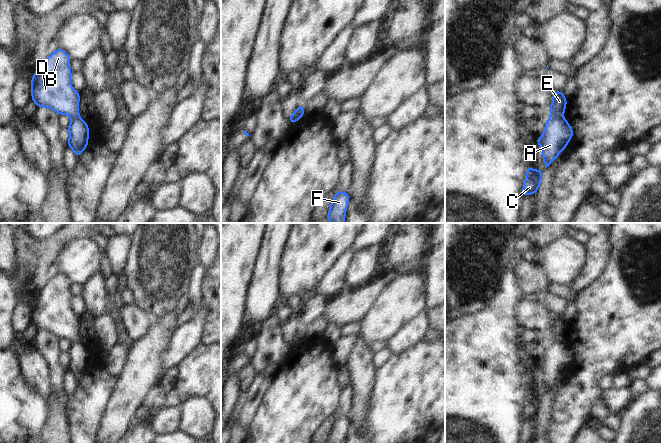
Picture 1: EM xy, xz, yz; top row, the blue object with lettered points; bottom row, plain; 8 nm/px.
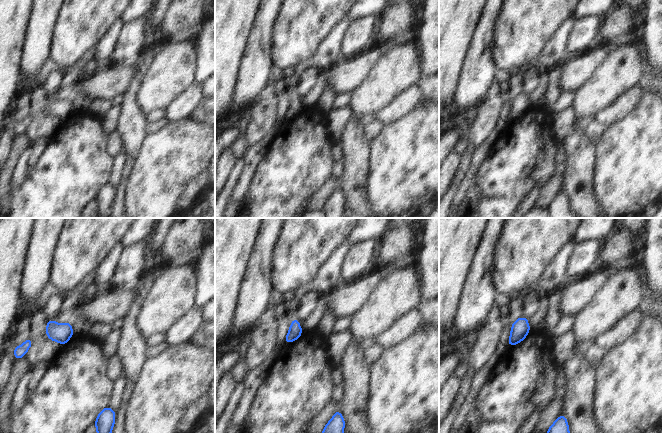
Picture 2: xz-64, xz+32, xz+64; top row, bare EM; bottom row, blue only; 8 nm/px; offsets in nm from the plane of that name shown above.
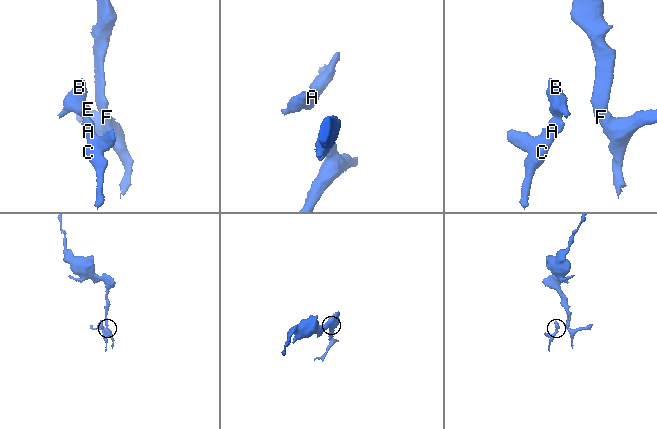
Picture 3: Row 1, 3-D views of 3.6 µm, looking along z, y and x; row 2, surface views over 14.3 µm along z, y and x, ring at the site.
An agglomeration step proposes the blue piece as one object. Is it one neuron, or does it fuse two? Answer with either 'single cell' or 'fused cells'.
fused cells

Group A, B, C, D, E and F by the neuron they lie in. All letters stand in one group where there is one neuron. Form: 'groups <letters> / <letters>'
groups A C F / B D E

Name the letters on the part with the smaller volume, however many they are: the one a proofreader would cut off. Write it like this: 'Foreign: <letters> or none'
Foreign: B, D, E

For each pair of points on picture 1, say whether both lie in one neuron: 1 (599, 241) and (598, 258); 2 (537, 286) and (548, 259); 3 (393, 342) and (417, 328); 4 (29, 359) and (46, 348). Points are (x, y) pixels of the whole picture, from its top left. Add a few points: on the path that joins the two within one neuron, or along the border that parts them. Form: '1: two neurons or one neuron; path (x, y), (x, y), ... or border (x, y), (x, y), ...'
1: one neuron; path (598, 245), (598, 254)
2: two neurons; border (537, 264), (540, 267)
3: one neuron; path (399, 342), (411, 332)
4: two neurons; border (30, 343), (41, 355), (50, 373)

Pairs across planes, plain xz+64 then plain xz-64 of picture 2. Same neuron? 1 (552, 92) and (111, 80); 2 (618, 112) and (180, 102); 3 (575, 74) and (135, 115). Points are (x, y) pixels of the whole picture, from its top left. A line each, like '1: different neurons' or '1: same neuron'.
1: different neurons
2: same neuron
3: different neurons

